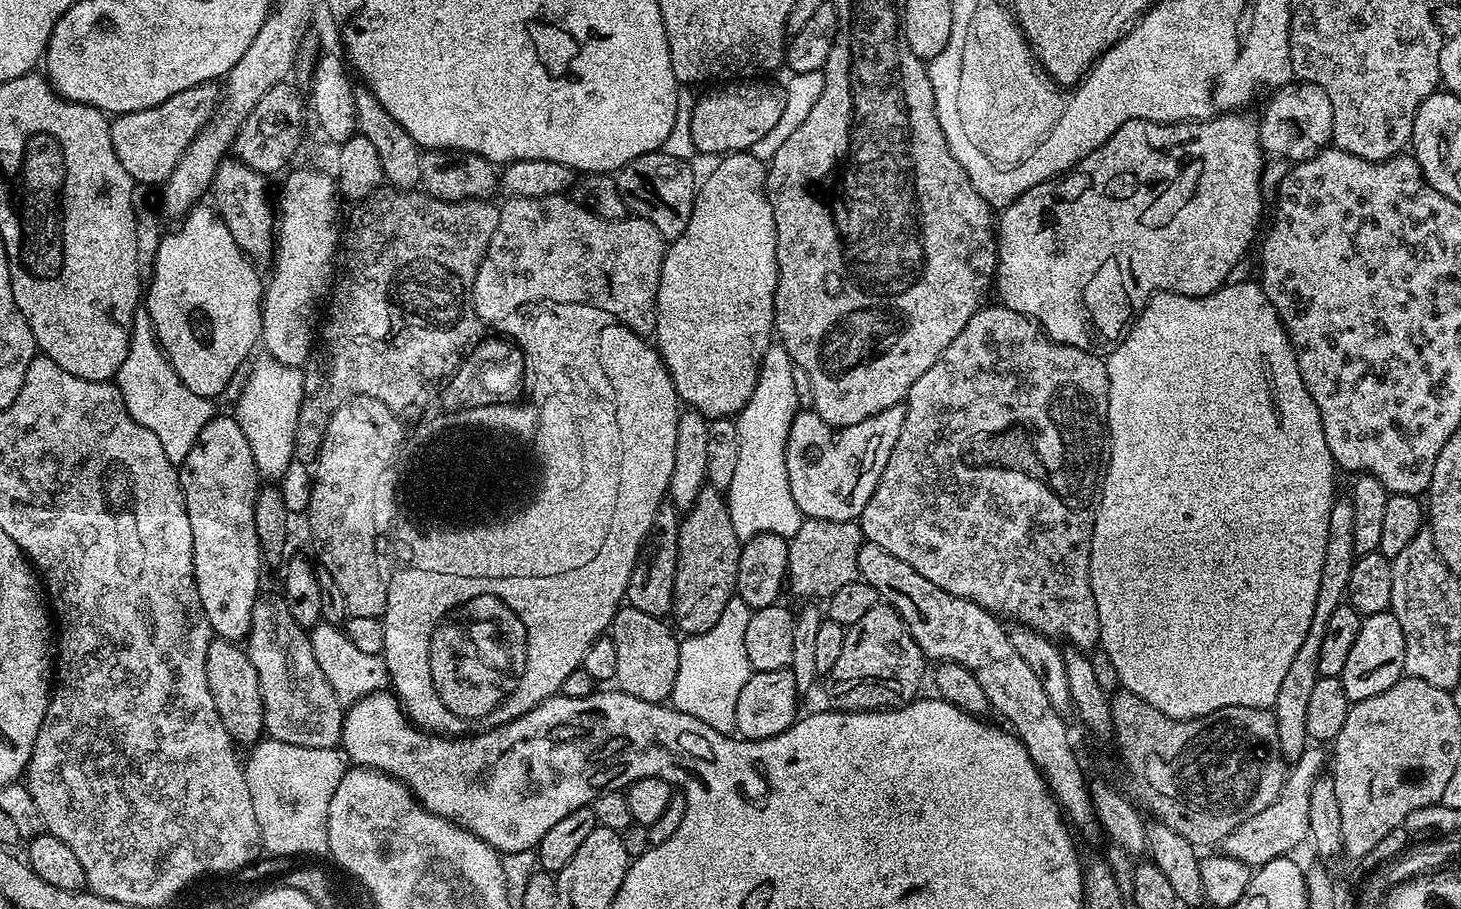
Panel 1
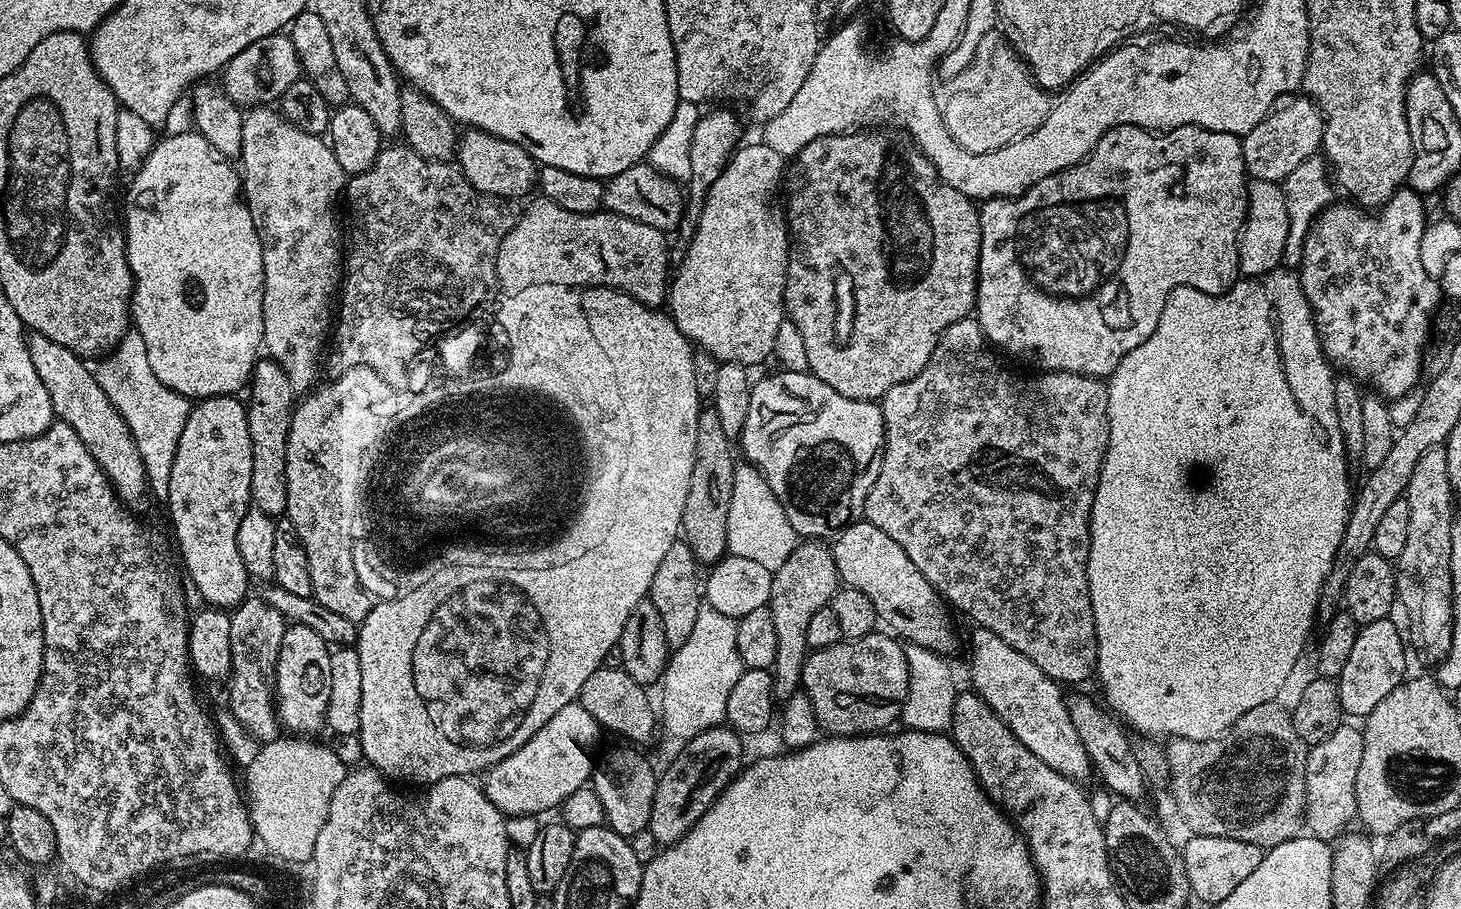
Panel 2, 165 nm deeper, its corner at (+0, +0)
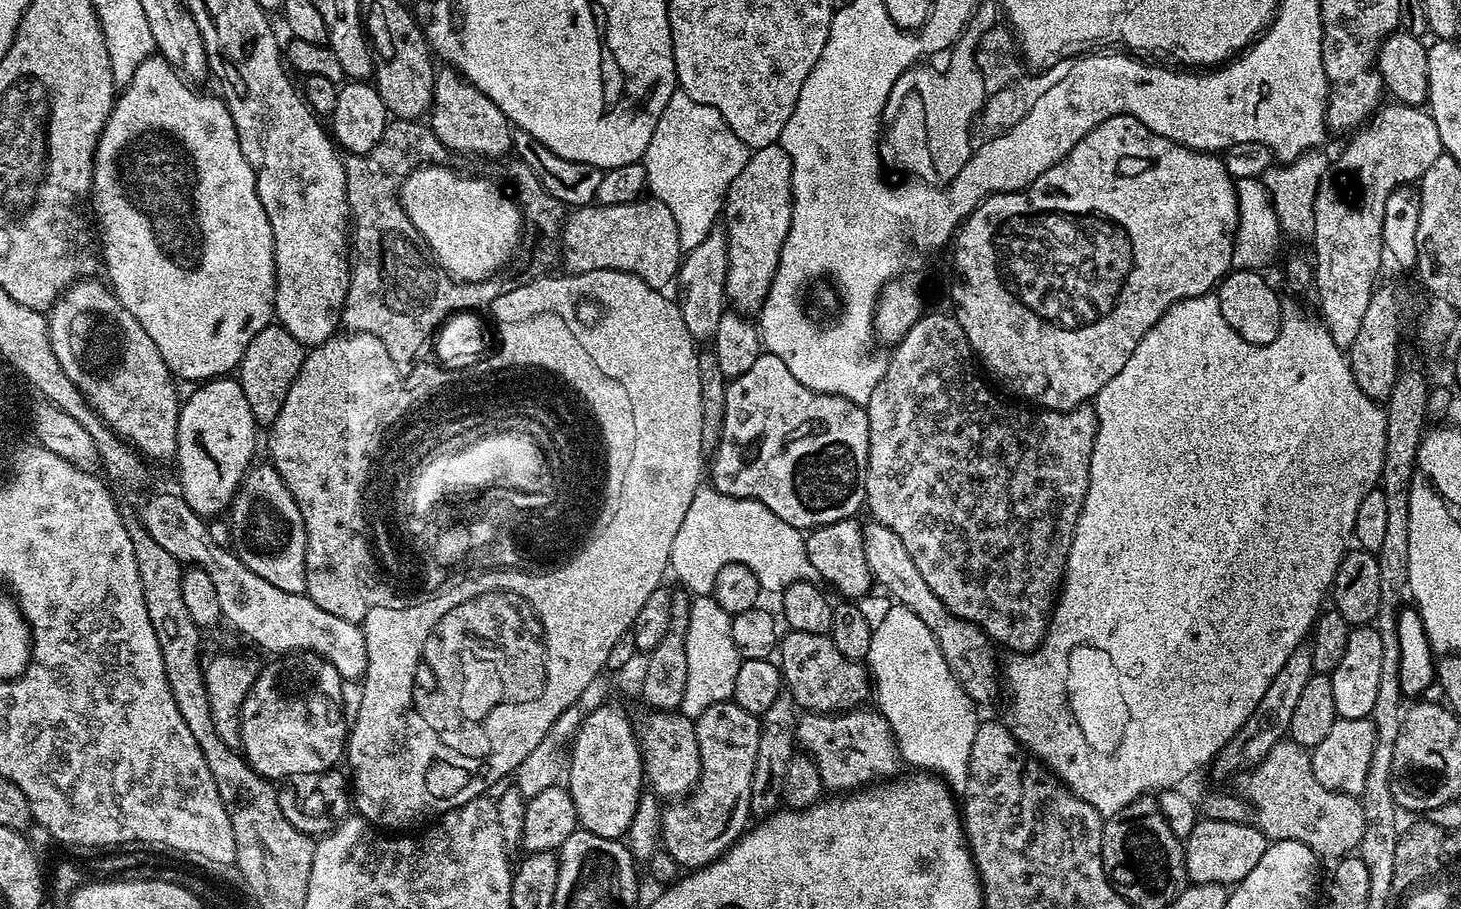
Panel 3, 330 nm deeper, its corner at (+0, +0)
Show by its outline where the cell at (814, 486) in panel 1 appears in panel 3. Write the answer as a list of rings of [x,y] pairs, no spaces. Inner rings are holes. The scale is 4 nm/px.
[[[769,352],[761,354],[746,374],[731,377],[724,393],[722,434],[716,451],[710,456],[710,484],[717,492],[762,502],[774,510],[782,522],[790,522],[790,526],[801,530],[847,520],[855,517],[859,508],[865,507],[866,466],[870,454],[867,407],[802,386],[794,374],[786,370],[786,362]]]

